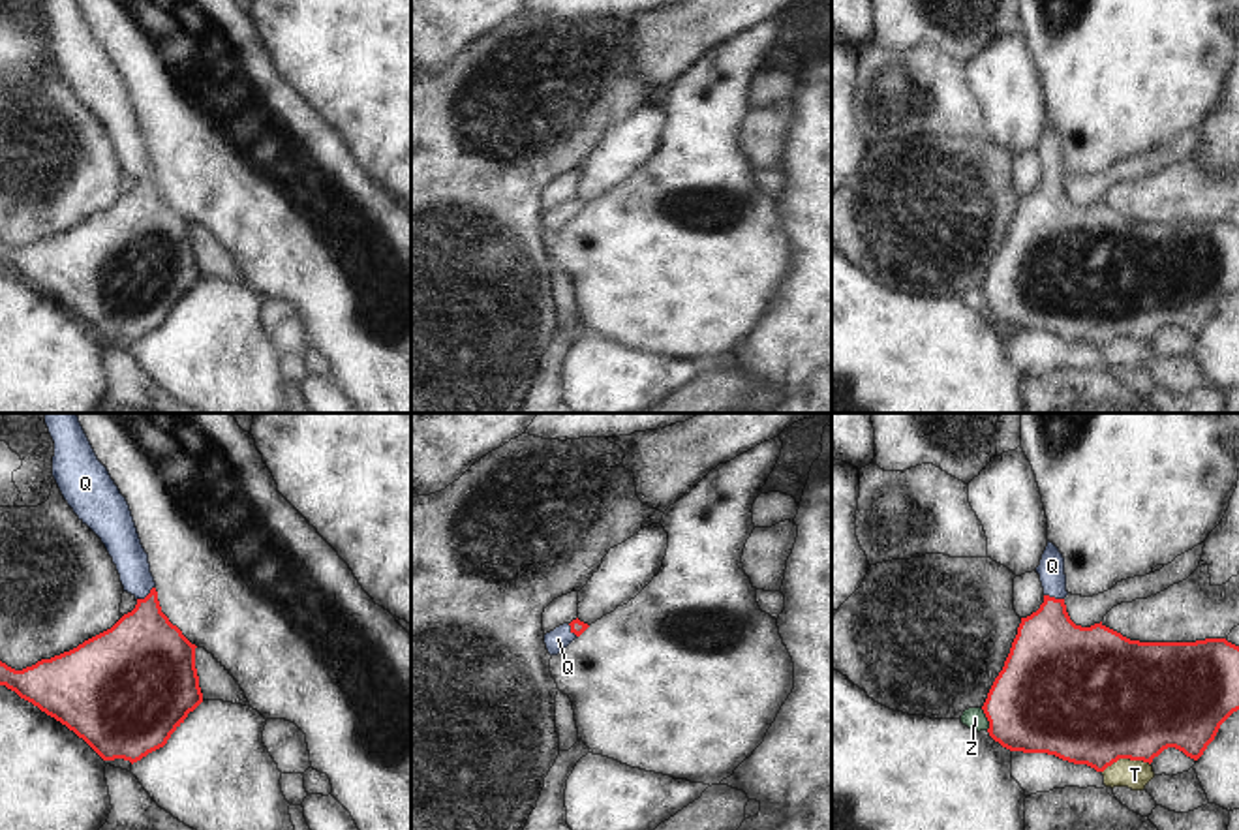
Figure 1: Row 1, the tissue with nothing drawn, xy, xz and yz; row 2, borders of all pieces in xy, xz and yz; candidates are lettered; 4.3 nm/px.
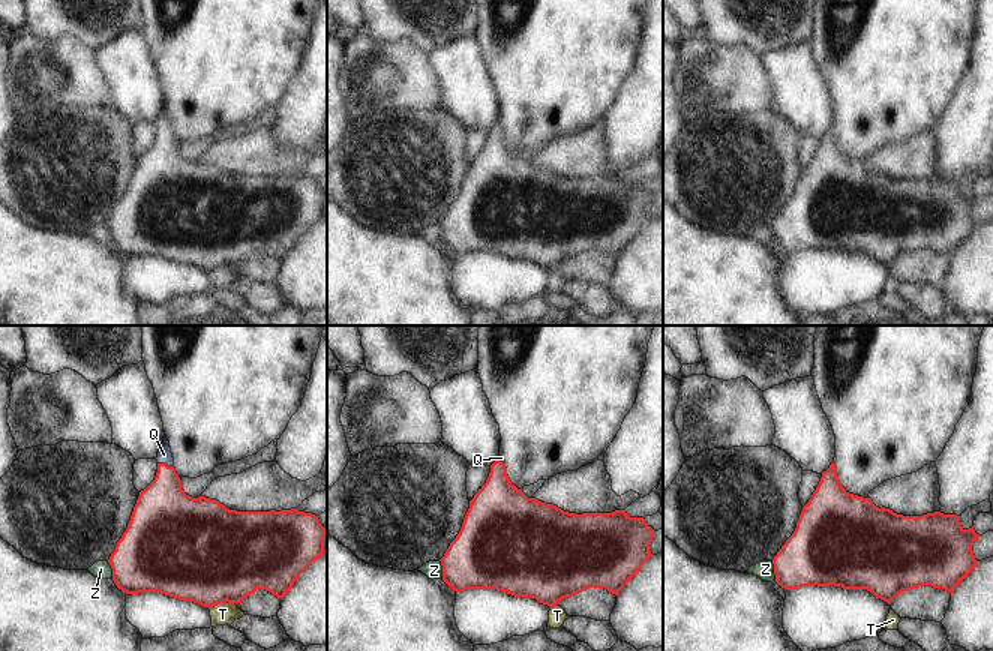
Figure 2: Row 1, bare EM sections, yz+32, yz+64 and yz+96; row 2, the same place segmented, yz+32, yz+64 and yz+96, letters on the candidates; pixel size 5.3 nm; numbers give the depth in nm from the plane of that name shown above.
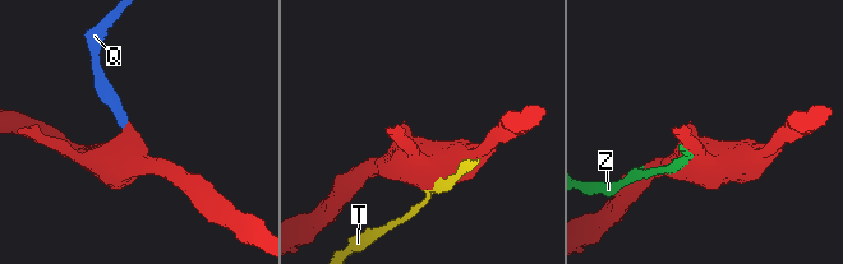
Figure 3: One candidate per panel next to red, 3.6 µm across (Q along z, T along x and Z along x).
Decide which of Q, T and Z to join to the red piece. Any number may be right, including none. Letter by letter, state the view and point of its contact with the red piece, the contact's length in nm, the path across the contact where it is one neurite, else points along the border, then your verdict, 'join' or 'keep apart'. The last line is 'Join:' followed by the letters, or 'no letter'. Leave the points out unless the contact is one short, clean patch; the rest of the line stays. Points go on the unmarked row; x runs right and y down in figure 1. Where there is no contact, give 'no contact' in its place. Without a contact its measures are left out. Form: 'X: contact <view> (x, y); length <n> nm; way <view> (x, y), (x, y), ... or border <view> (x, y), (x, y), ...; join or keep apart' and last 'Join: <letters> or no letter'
Q: contact yz (1054, 177); length 90 nm; way yz (1050, 235), (1054, 177), (1052, 145); join
T: contact yz (1125, 337); length 220 nm; border yz (1149, 342), (1117, 338), (1102, 352); keep apart
Z: contact yz (988, 299); length 100 nm; keep apart
Join: Q

